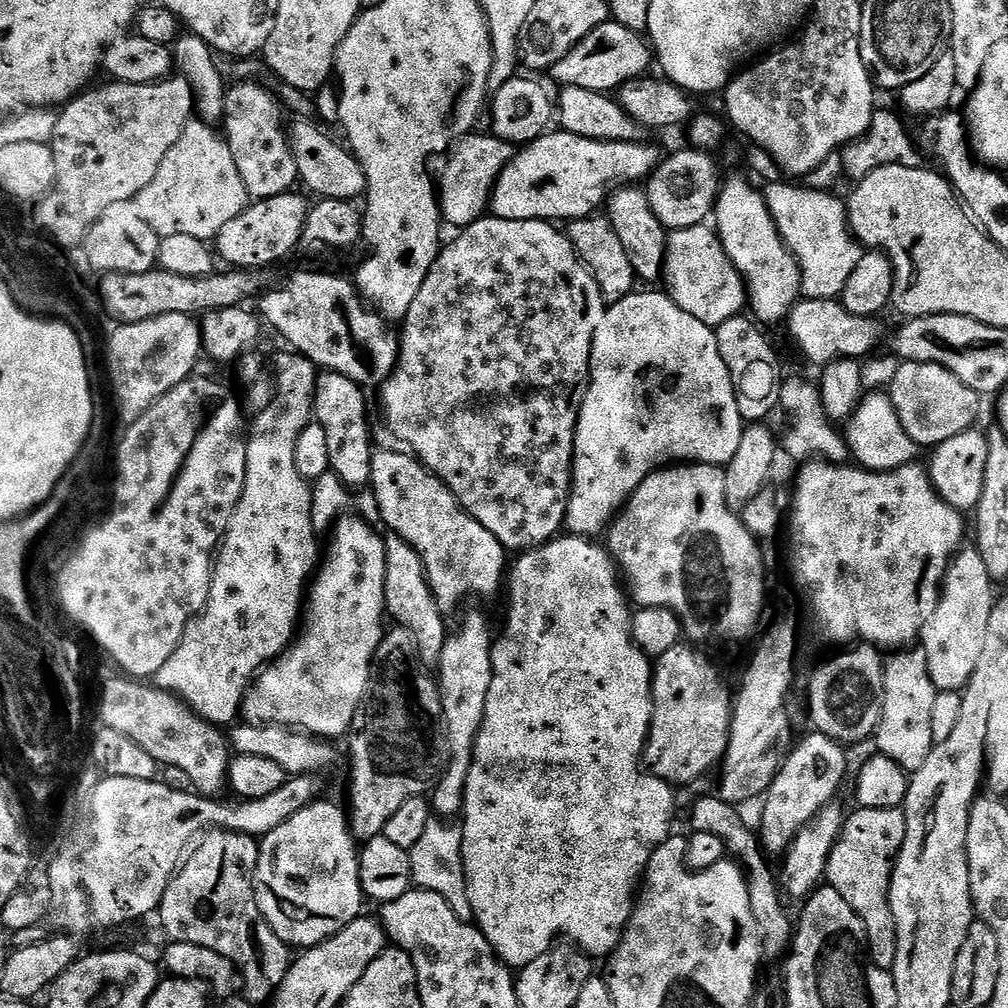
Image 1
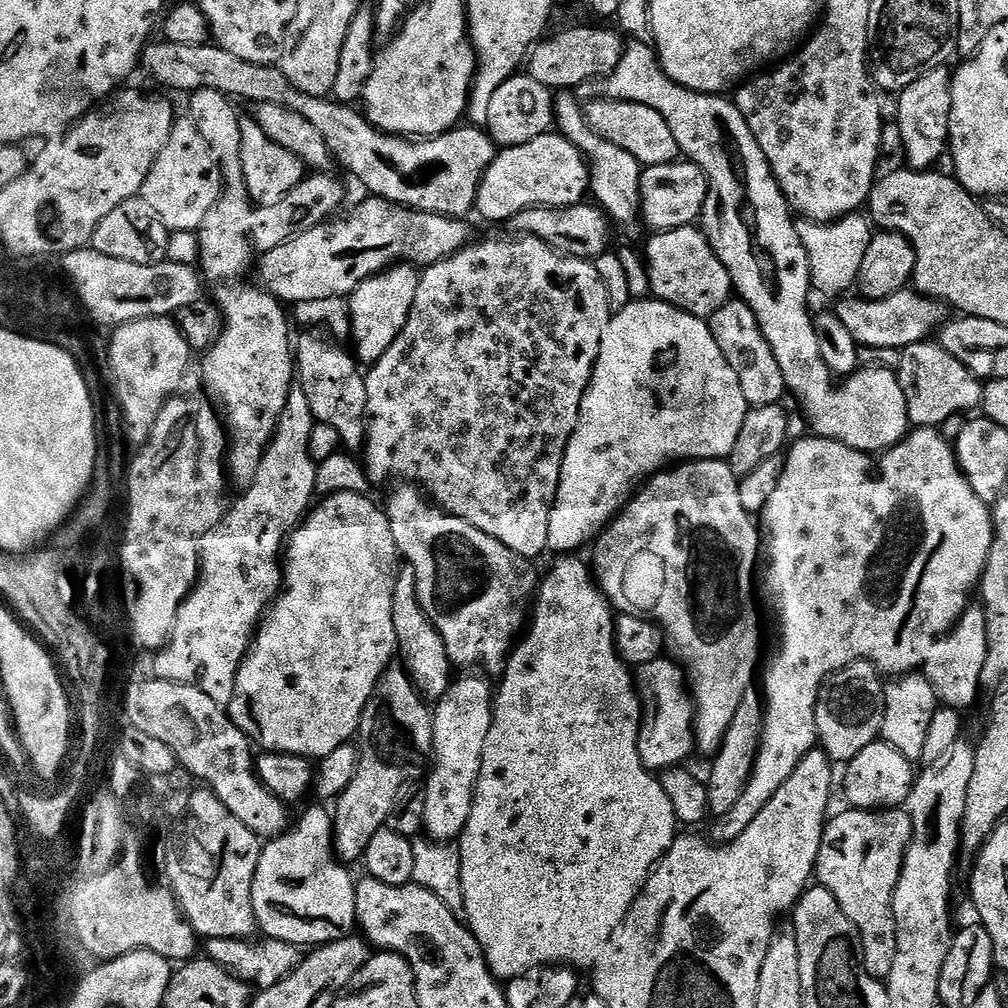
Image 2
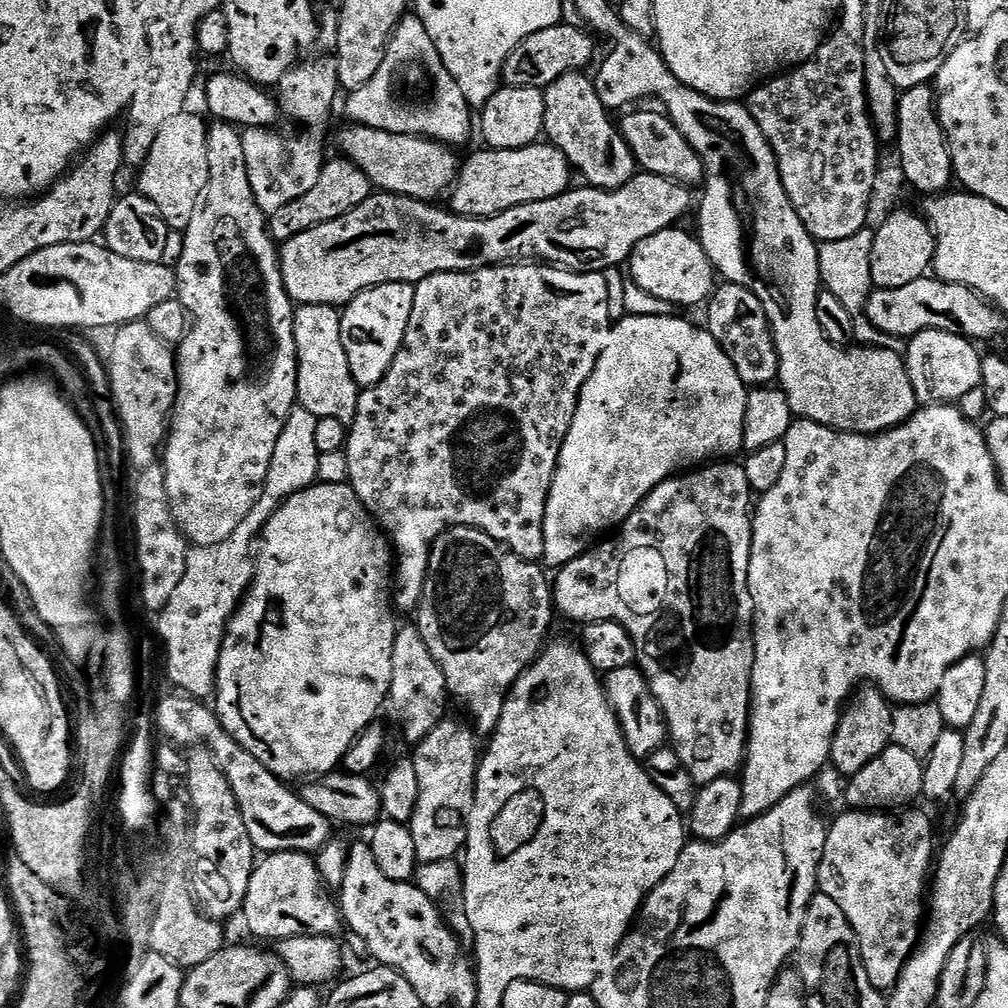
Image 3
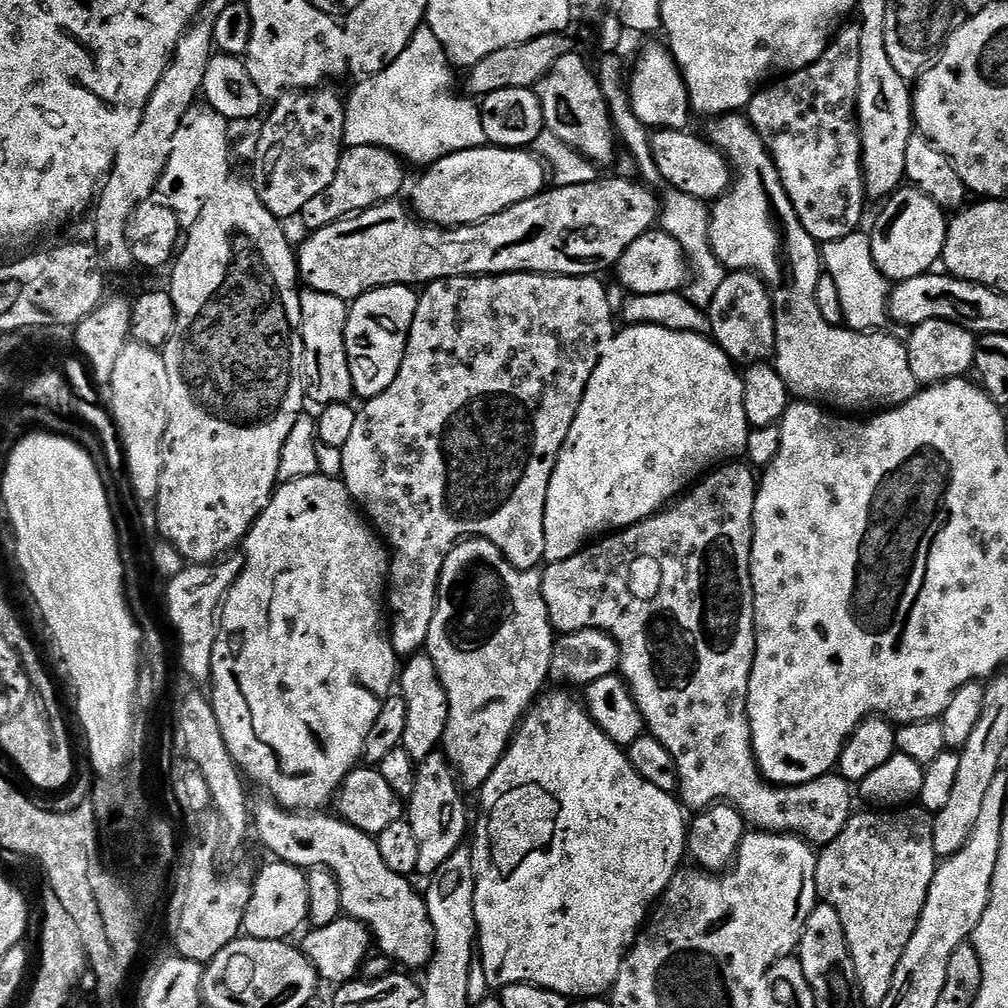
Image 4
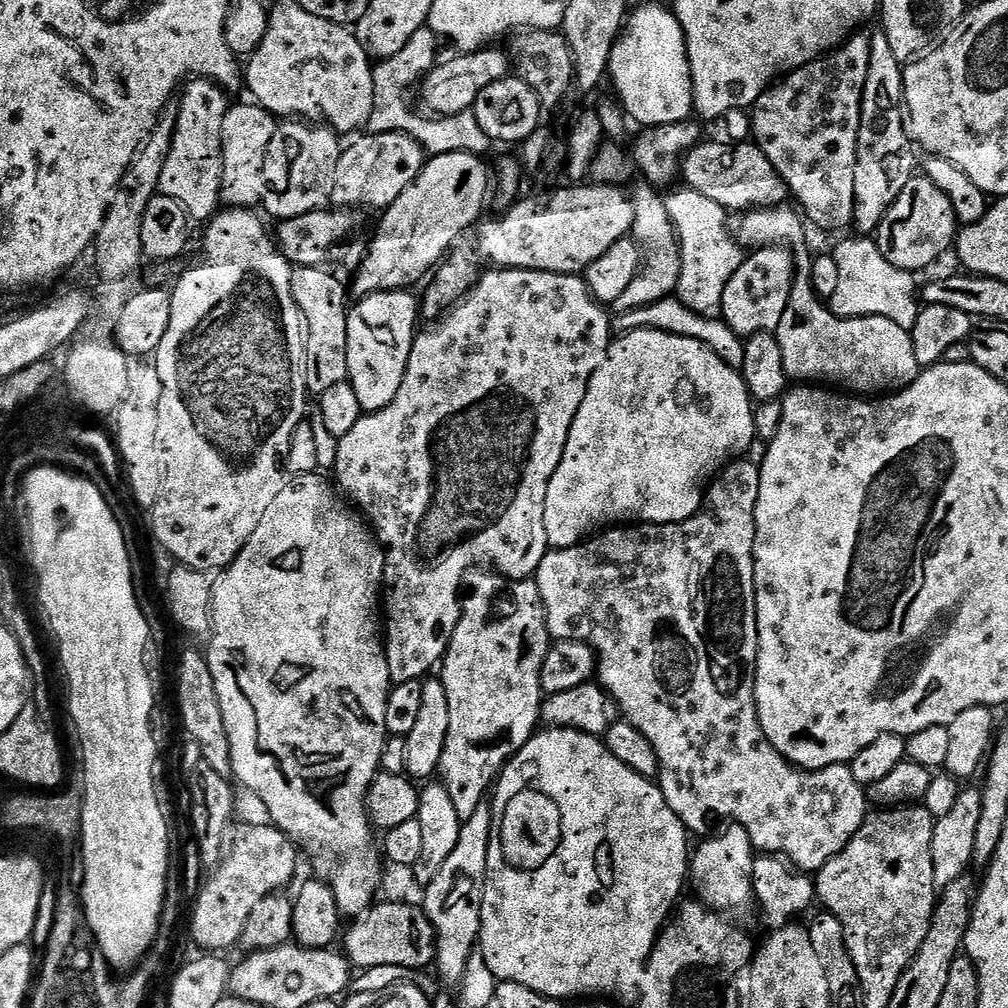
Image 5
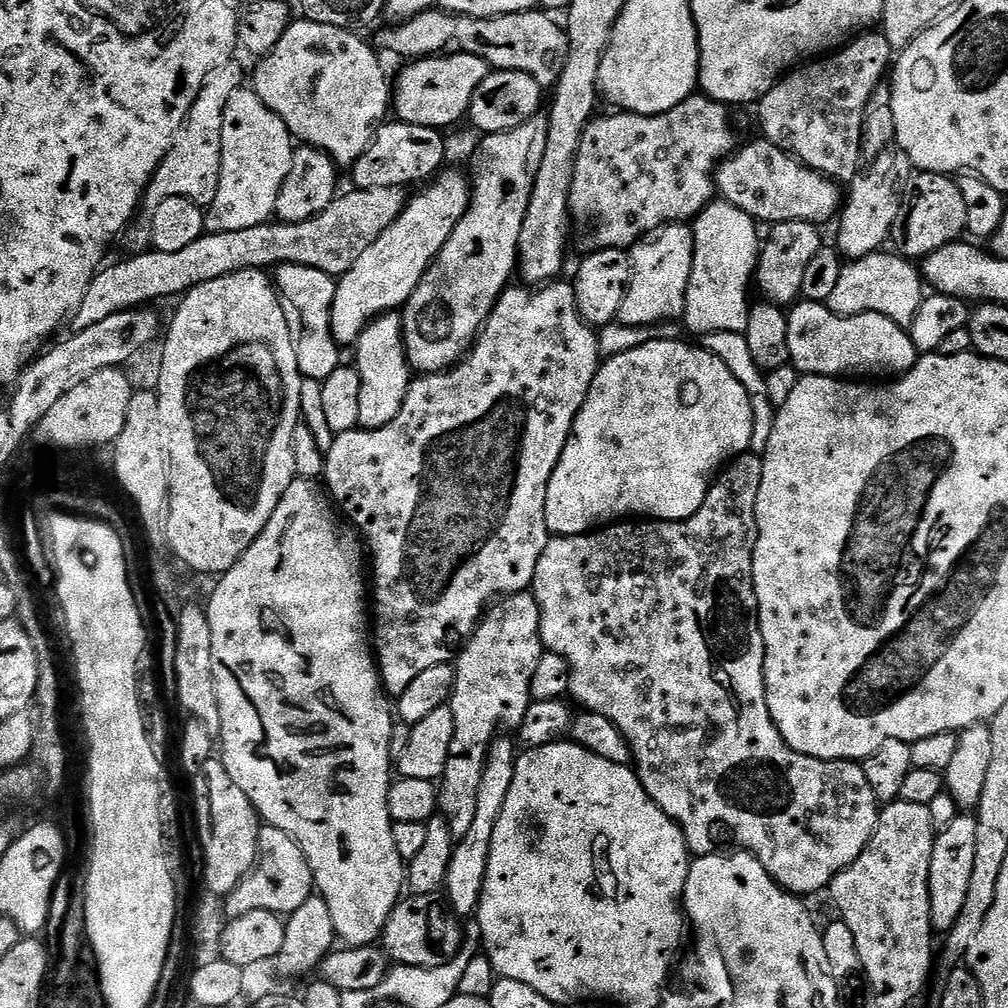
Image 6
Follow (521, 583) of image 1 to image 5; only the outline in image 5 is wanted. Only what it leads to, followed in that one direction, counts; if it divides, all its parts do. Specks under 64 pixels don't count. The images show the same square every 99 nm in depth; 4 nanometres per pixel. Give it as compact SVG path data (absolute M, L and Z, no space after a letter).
M545 727L532 735L526 746L522 746L522 750L518 750L504 765L494 785L490 803L493 813L498 815L492 822L490 850L486 858L486 886L482 894L482 926L478 946L485 955L492 975L500 982L533 986L564 984L565 1001L575 996L609 996L612 1000L635 1001L640 994L640 983L644 980L644 967L648 964L652 949L656 947L656 939L673 915L681 899L680 891L684 884L686 888L690 876L690 833L678 814L670 810L659 783L647 780L642 774L634 774L630 766L618 762L601 737L573 728Z

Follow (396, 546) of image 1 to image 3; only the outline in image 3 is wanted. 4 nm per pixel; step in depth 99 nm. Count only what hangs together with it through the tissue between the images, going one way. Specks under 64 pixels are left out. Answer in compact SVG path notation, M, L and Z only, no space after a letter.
M415 623L401 627L394 638L394 670L392 685L388 691L390 704L400 711L400 720L404 723L404 736L412 746L420 744L440 720L445 719L444 712L450 705L446 674L442 674L442 666L434 662L434 654L430 654L430 646L422 638L420 629Z

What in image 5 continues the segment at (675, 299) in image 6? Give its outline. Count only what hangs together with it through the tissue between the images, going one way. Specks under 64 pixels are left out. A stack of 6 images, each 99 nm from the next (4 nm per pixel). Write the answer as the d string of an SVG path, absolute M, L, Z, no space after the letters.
M640 182L640 185L630 192L630 199L634 206L634 222L630 236L640 246L642 263L640 273L634 278L634 282L630 282L630 286L626 286L621 296L610 305L611 311L618 316L666 299L675 293L679 285L679 238L664 205L665 197L656 192L659 191L647 182Z

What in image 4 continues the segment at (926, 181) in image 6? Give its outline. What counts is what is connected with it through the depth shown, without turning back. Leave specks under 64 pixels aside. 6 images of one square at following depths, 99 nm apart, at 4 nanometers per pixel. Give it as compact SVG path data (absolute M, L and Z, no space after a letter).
M911 186L897 188L887 200L883 201L881 208L884 209L881 210L876 225L870 228L874 266L878 266L880 273L889 282L899 282L929 275L935 269L932 267L941 263L946 246L949 217L944 209L938 206L938 202L934 202L934 198L930 198L930 194L922 194L922 190Z

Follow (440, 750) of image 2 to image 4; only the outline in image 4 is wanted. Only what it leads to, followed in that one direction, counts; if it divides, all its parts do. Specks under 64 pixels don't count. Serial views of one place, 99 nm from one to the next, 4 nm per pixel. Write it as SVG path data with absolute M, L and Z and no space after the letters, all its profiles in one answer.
M443 751L432 752L426 759L419 761L414 794L406 804L406 819L414 830L414 838L418 838L418 866L416 872L431 878L464 843L464 835L470 832L470 816L464 805L465 793L462 785L453 771L453 766Z

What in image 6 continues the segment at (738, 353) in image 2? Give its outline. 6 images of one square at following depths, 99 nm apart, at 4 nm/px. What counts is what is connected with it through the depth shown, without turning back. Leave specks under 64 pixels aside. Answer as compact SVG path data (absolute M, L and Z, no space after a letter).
M782 222L771 225L770 231L763 241L756 266L754 284L760 287L765 301L770 304L792 306L801 299L802 274L806 274L806 266L810 266L814 254L822 247L821 229L810 222Z

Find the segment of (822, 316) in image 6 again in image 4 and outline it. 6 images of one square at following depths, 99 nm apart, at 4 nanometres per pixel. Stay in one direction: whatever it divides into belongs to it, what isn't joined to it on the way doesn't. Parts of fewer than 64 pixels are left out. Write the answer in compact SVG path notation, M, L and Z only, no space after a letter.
M727 113L721 117L713 119L709 124L707 139L723 152L724 157L728 159L729 164L734 169L734 179L732 187L725 192L719 200L711 205L711 220L709 222L709 242L712 244L713 252L728 270L743 270L745 272L754 272L765 284L768 285L768 291L772 293L772 311L776 314L776 350L774 353L774 366L778 374L782 374L782 382L786 382L789 393L793 397L801 400L810 400L821 406L831 406L836 410L843 410L848 414L868 414L873 410L887 410L896 408L899 404L904 404L910 398L914 398L918 391L918 385L914 378L914 370L910 370L910 358L908 357L908 346L903 339L895 340L884 330L873 330L870 332L857 332L854 328L841 326L840 324L831 324L822 318L822 310L818 310L818 298L816 297L815 287L810 286L810 282L815 282L822 274L822 252L818 247L818 242L806 234L786 190L782 186L782 178L776 169L776 163L768 152L768 147L762 142L762 138L752 129L747 117L739 113Z

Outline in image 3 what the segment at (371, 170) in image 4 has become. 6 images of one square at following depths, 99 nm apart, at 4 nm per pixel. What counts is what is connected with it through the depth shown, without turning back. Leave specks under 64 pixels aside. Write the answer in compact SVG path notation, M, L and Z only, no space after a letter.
M347 158L339 159L329 159L325 163L317 184L308 193L302 194L302 198L290 202L290 206L282 206L282 210L271 213L270 231L273 240L283 242L314 226L322 226L342 214L354 210L359 204L366 202L368 196L373 195L374 186L366 178L363 170Z

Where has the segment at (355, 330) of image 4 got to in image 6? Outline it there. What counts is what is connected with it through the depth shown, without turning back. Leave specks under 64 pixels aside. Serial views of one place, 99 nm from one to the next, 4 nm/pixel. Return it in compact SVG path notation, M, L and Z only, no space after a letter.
M396 314L377 316L356 341L354 351L354 366L362 378L359 427L364 430L381 428L398 418L398 410L402 410L402 402L410 383L410 365L408 353L404 351L404 325L401 317Z

